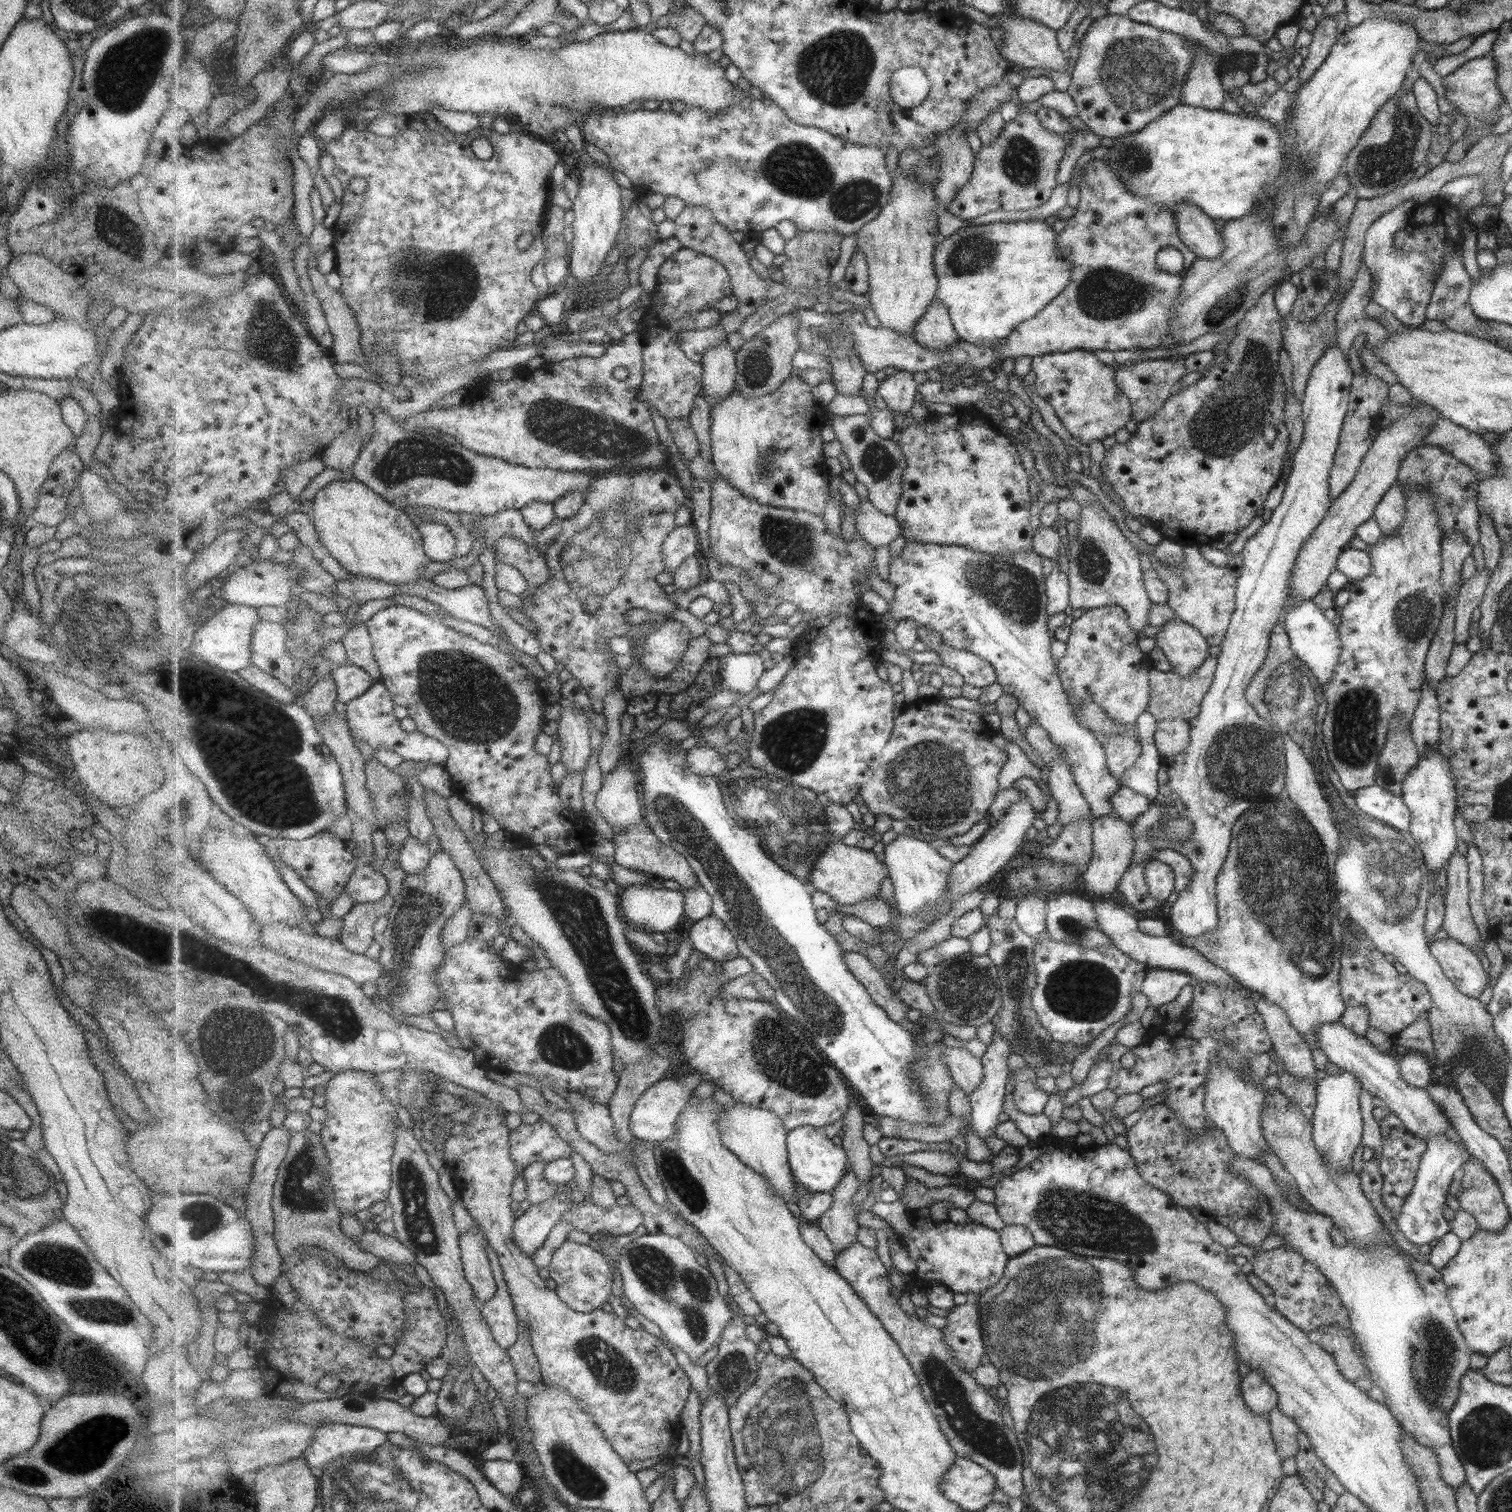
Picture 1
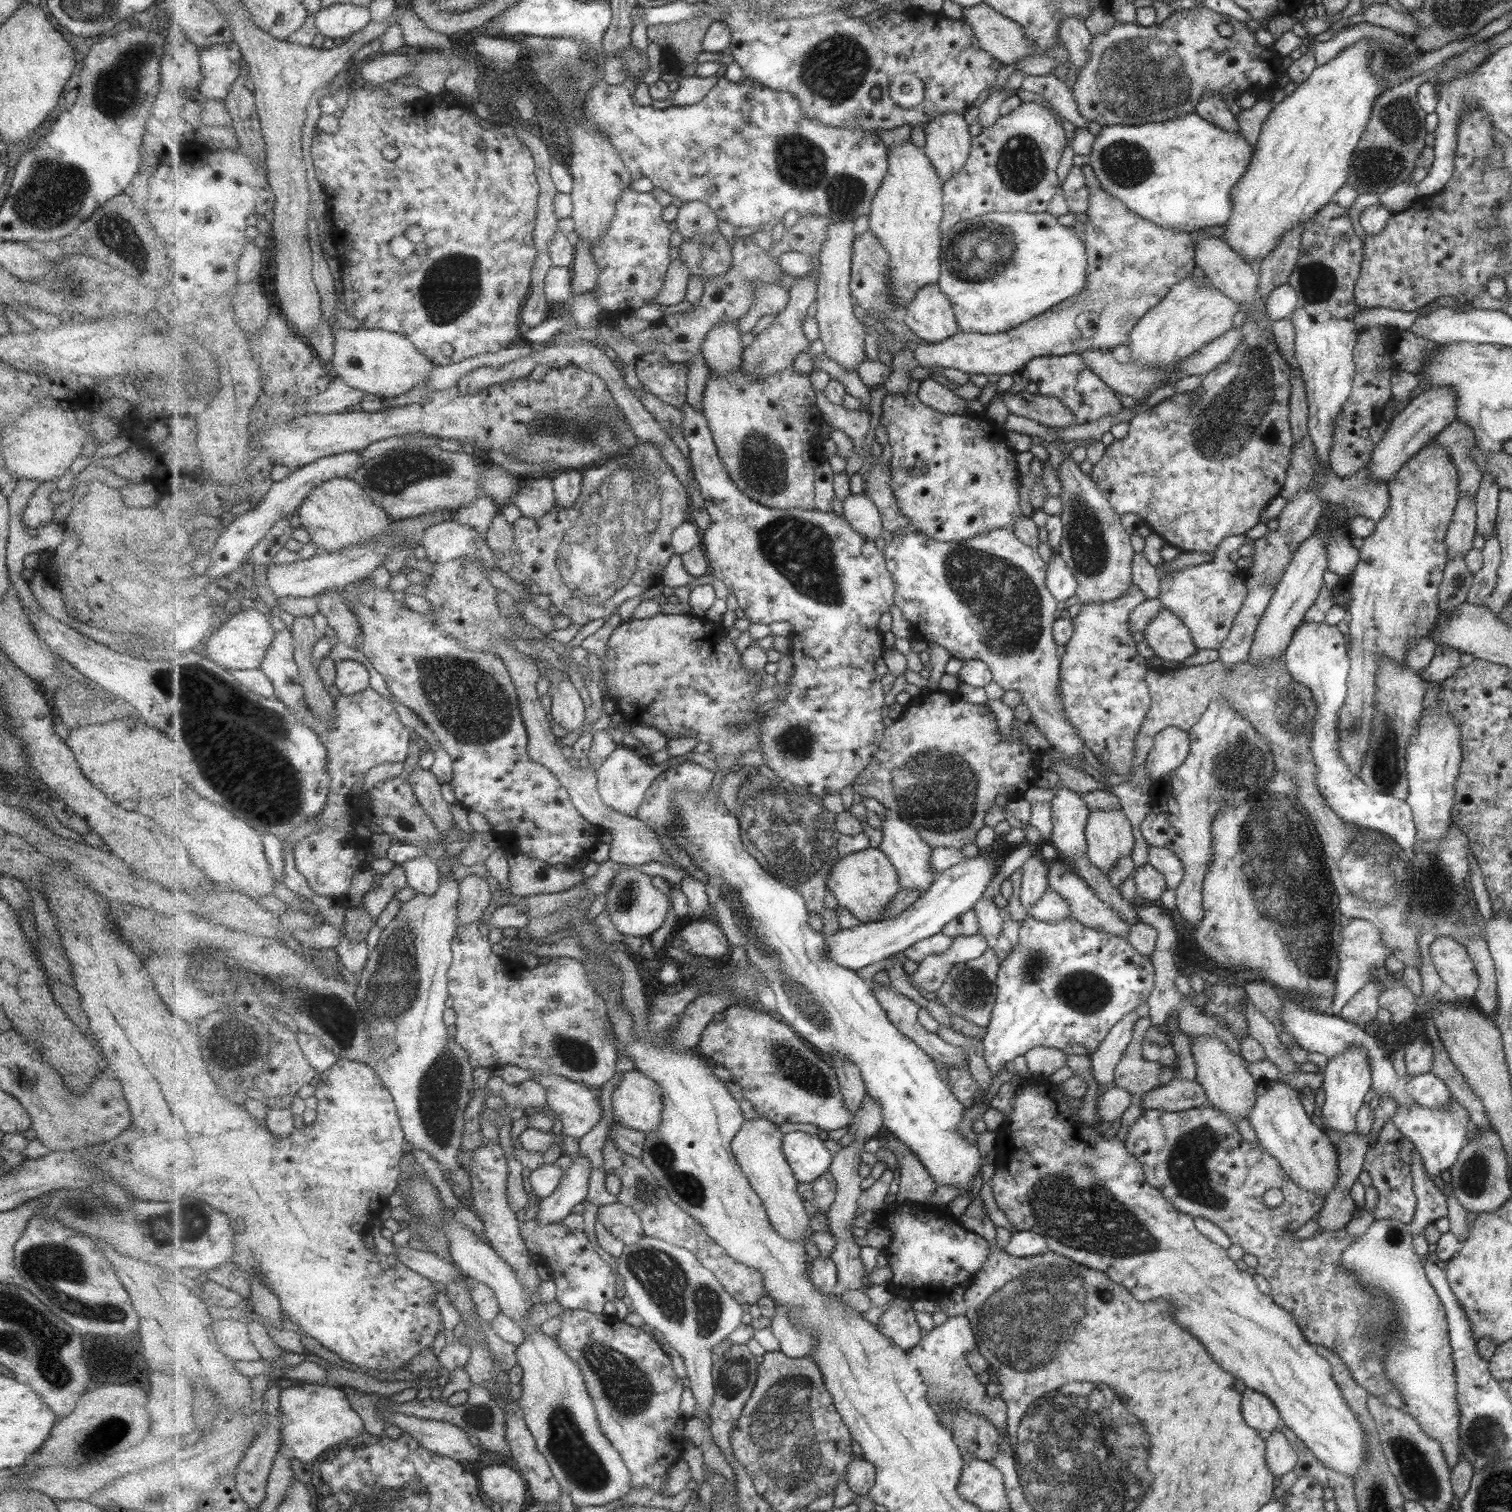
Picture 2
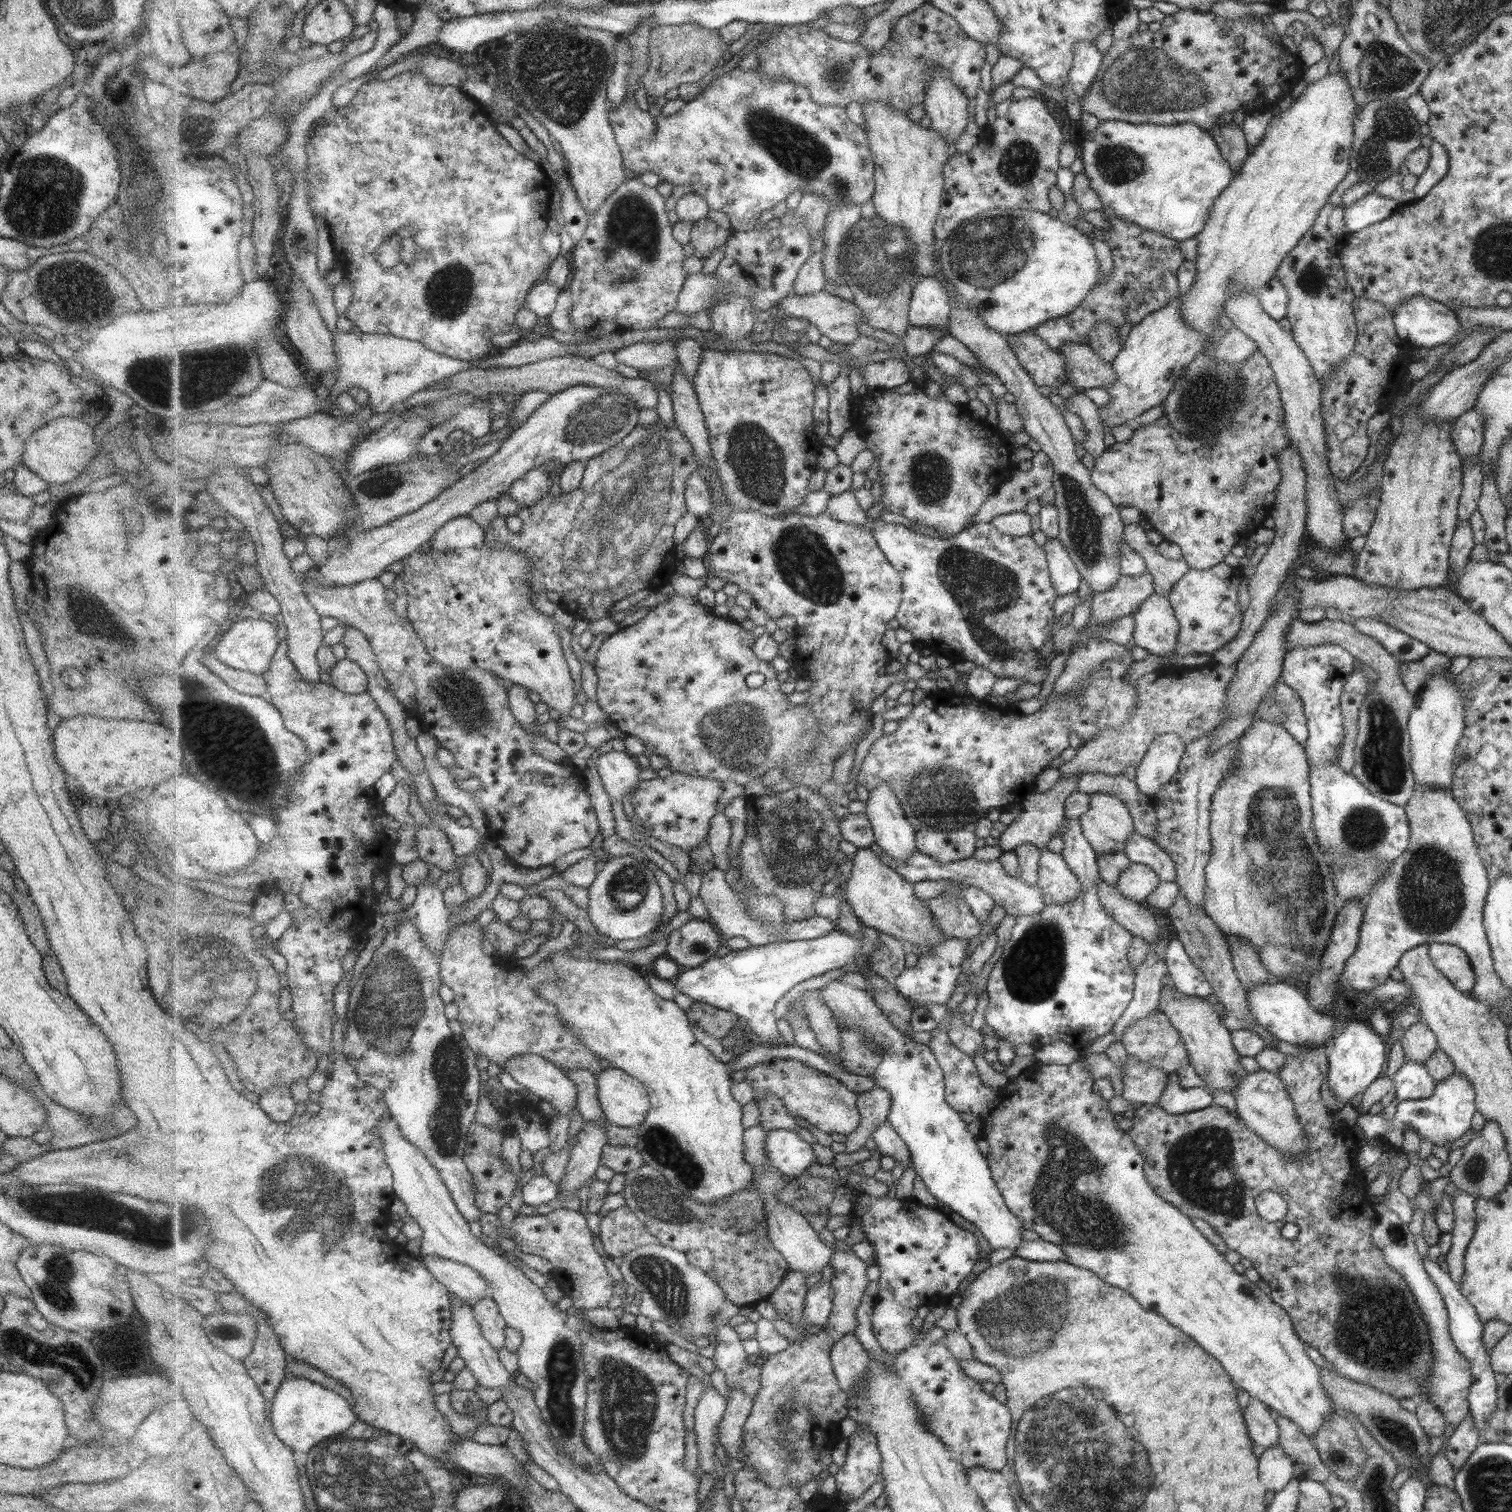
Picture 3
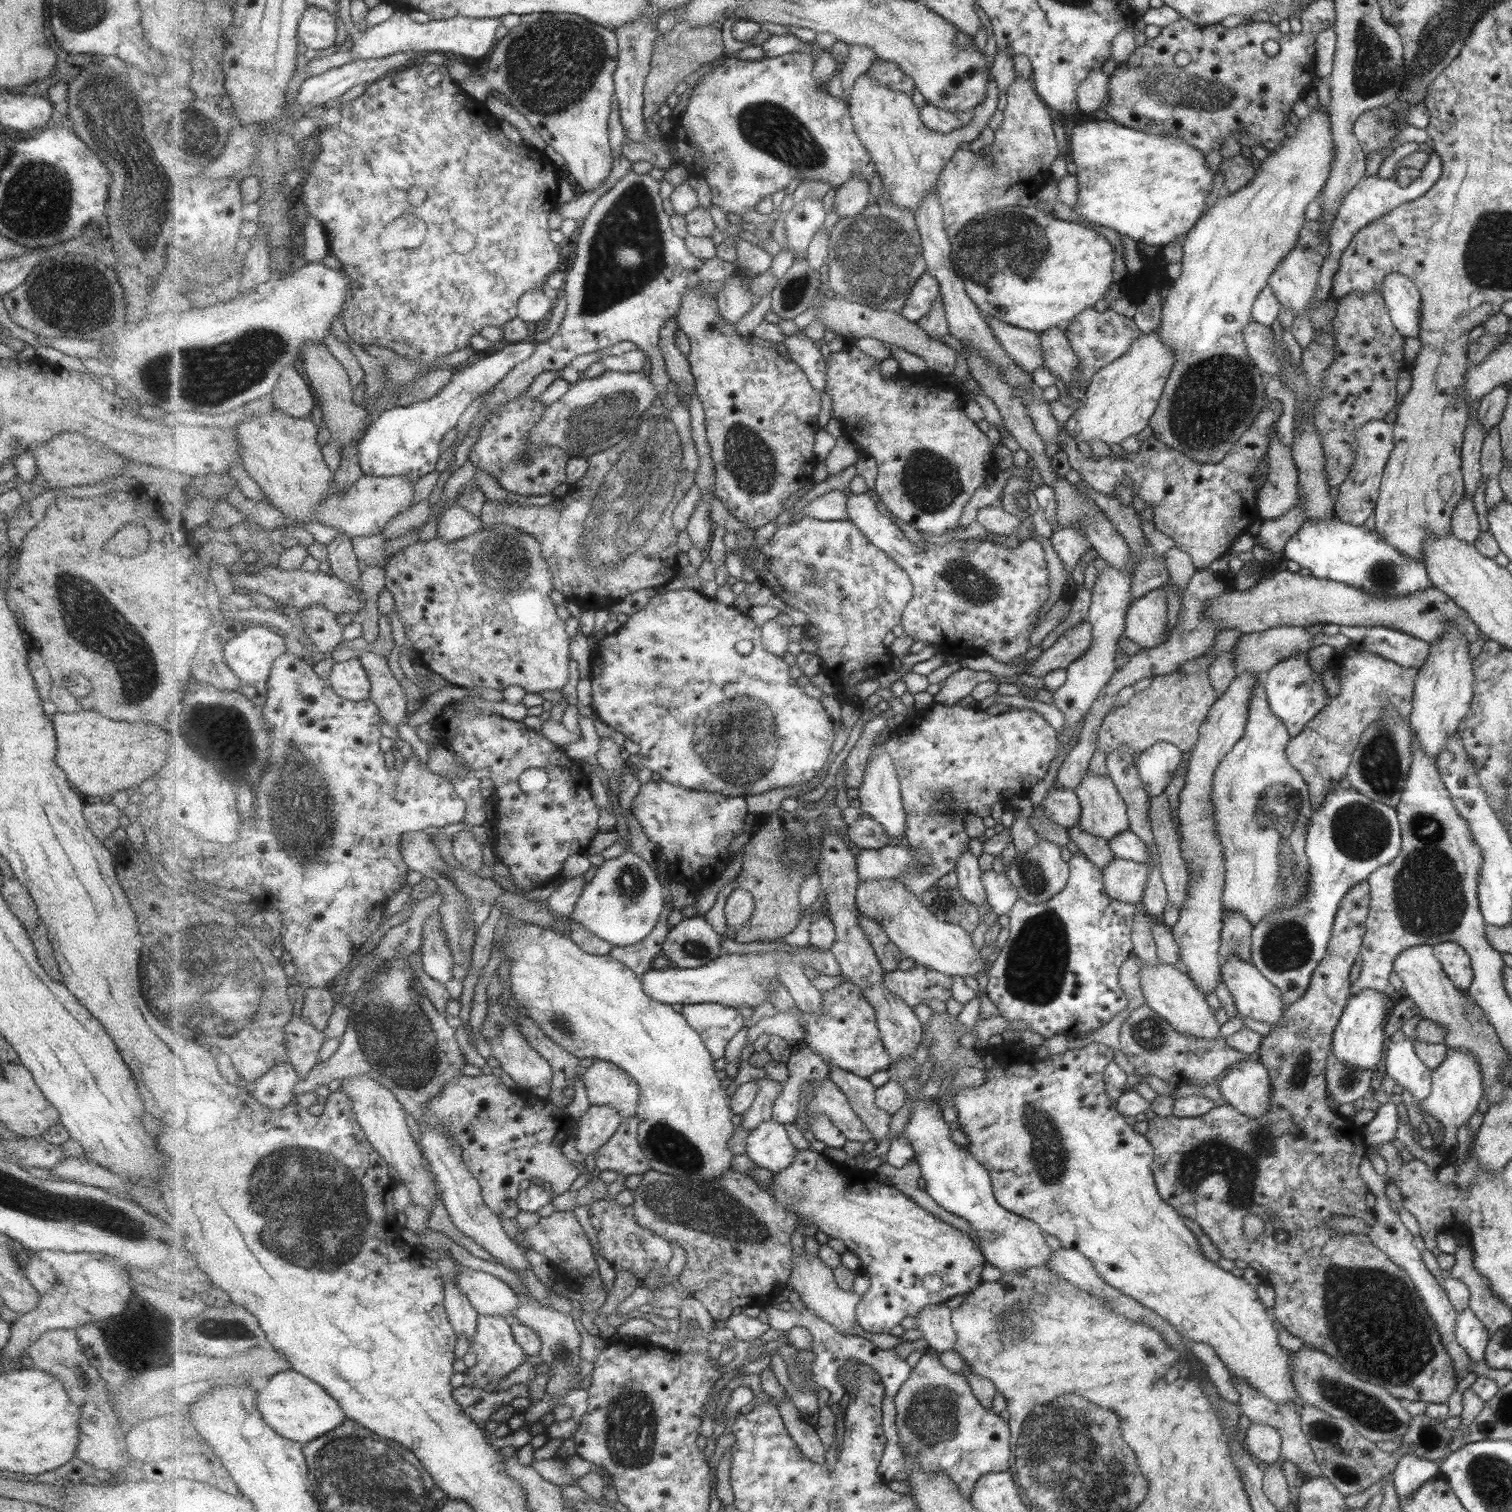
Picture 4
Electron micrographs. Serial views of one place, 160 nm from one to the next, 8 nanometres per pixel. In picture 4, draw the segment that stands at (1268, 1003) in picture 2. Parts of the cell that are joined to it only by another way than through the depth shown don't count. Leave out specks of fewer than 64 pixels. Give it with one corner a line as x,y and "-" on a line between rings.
1229,911
1222,922
1221,946
1218,949
1220,960
1237,956
1243,962
1250,962
1250,934
1252,926
1241,913

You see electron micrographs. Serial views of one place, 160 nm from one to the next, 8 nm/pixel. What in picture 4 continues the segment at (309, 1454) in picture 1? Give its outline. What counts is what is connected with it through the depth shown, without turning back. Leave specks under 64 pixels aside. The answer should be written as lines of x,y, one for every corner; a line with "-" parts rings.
293,1369
269,1378
268,1385
258,1390
257,1407
267,1424
279,1435
304,1445
339,1428
348,1419
339,1400
333,1398
319,1383

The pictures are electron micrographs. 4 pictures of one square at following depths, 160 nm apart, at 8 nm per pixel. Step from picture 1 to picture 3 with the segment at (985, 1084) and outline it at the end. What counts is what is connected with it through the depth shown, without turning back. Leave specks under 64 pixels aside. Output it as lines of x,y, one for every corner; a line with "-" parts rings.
1065,818
1065,822
1065,833
1060,837
1063,840
1060,855
1067,868
1075,875
1080,886
1079,892
1071,902
1045,905
1038,913
1015,917
1011,938
1005,942
1001,956
987,978
986,994
989,1004
983,1016
984,1024
1013,1046
1025,1043
1036,1049
1061,1041
1081,1055
1095,1038
1111,1032
1133,1000
1135,970
1129,962
1133,936
1111,919
1111,915
1100,903
1096,885
1100,880
1096,852
1082,834
1078,820

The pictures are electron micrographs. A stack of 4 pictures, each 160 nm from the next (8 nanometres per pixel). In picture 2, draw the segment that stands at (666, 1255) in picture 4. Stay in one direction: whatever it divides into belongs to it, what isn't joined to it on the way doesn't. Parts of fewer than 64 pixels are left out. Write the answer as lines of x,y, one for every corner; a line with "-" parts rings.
613,1203
598,1208
598,1220
608,1232
626,1246
637,1244
646,1237
642,1219
633,1208
623,1203

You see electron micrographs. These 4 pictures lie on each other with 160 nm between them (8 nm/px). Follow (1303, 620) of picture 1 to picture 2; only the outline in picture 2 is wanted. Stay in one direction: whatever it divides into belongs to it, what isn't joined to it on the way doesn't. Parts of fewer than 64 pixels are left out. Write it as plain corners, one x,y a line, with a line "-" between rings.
1303,622
1293,633
1292,640
1282,654
1287,674
1297,684
1311,691
1315,705
1313,732
1309,741
1309,752
1315,767
1316,789
1326,805
1342,819
1354,824
1359,830
1374,830
1390,838
1410,858
1416,843
1417,827
1410,805
1403,800
1379,791
1371,790
1362,779
1356,777
1339,756
1340,736
1337,732
1337,713
1346,697
1347,673
1350,667
1347,647
1343,636
1335,625
1320,622

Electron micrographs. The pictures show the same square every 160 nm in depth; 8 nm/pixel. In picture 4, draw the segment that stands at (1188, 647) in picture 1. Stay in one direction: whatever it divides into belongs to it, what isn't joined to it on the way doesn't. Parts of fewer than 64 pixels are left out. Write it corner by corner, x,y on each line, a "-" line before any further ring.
1151,590
1131,601
1125,616
1123,636
1150,649
1165,642
1167,596
1163,590

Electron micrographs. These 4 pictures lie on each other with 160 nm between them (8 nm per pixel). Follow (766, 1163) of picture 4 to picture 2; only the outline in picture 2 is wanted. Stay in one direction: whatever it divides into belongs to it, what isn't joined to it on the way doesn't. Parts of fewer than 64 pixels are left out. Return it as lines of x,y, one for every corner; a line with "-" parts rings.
791,1131
784,1136
783,1152
800,1183
813,1182
830,1170
833,1154
817,1134

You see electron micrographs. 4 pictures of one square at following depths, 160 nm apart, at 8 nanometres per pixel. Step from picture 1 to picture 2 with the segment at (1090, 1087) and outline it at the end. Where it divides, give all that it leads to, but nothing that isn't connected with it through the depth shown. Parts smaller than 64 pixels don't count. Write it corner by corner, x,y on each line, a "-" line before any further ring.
1135,1010
1123,1015
1111,1026
1094,1054
1088,1056
1091,1063
1091,1074
1098,1086
1112,1086
1115,1066
1119,1062
1119,1058
1122,1058
1123,1051
1131,1040
1132,1028
1138,1018

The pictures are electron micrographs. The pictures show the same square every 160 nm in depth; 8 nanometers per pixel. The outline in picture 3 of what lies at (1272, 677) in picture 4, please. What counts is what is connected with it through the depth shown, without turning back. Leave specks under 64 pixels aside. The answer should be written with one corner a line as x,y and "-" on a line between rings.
1281,677
1274,683
1271,694
1267,694
1268,700
1276,704
1284,714
1281,725
1295,739
1295,742
1305,744
1309,732
1306,727
1306,715
1304,704
1295,689
1287,686

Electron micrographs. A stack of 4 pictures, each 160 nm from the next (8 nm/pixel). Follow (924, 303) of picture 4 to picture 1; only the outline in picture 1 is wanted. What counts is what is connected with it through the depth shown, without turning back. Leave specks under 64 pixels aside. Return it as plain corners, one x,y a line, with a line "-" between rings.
937,299
929,305
927,312
917,321
914,337
923,346
939,350
948,349
960,339
950,310
945,303

